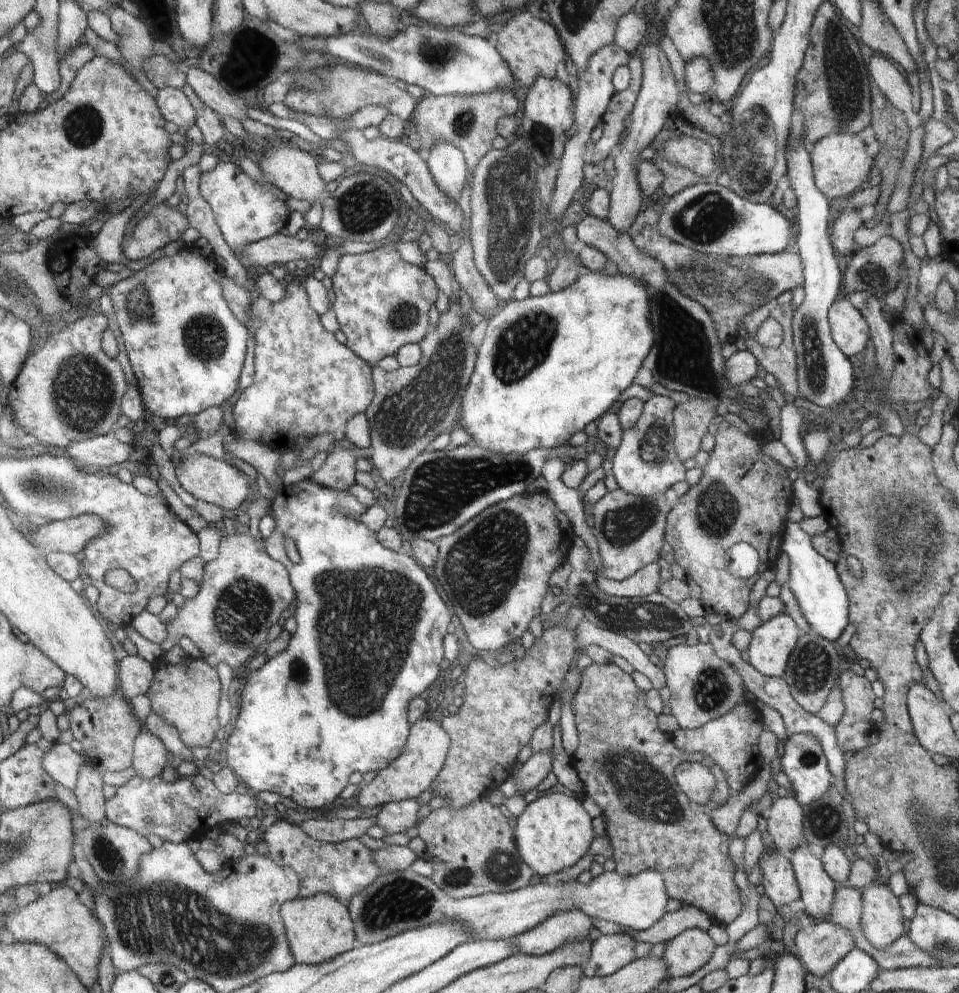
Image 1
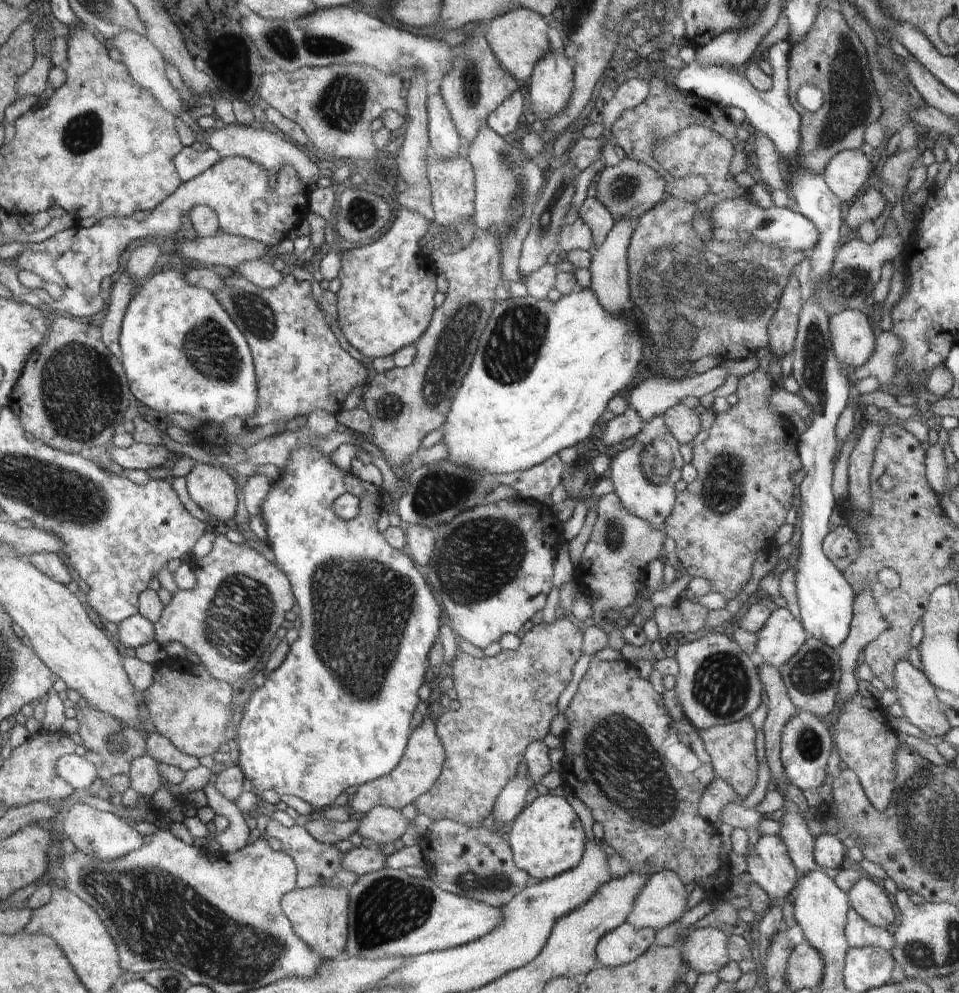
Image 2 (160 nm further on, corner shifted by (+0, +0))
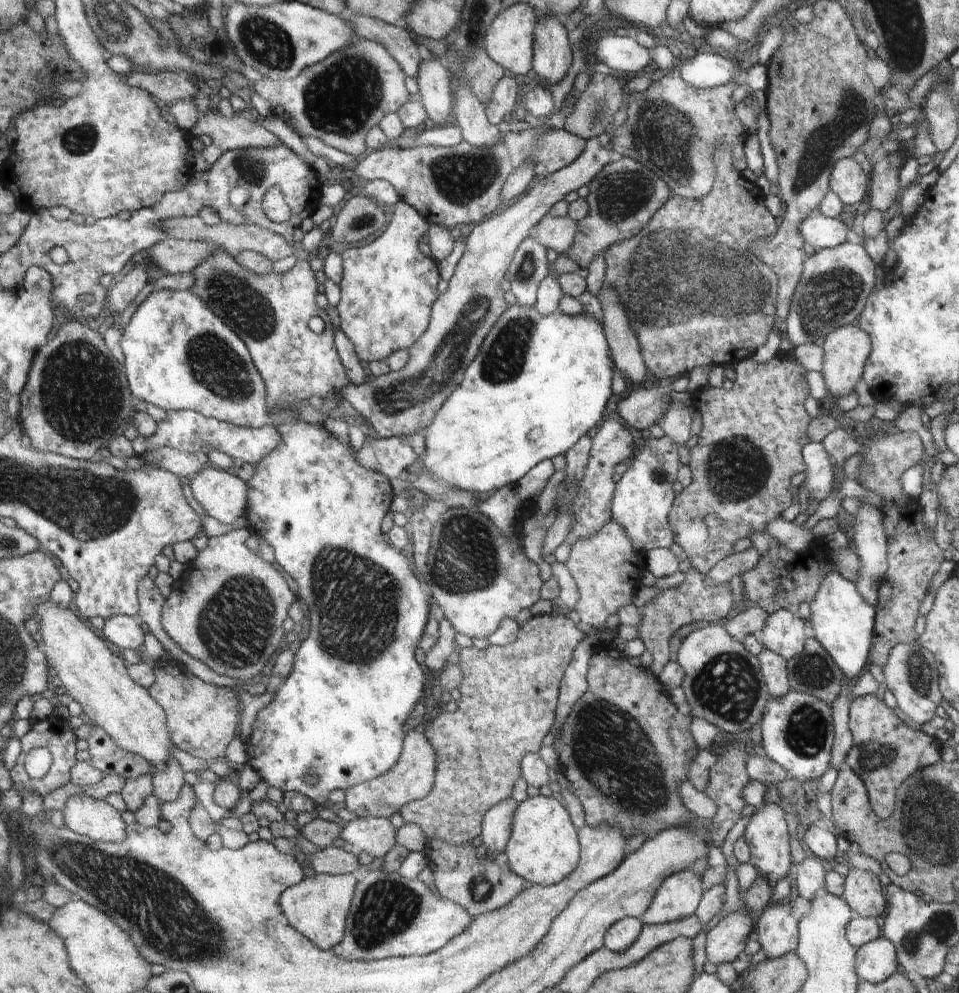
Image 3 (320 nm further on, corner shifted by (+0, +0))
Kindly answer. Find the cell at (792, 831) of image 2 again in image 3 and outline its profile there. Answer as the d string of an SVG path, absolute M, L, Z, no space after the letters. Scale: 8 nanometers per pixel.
M806 858L802 862L794 863L799 894L809 901L827 893L824 866L820 861L818 858Z

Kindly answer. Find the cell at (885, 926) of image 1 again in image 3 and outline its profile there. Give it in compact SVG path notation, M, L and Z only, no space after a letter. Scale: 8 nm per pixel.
M842 869L843 899L853 914L881 920L887 908L884 886L878 875L863 869Z

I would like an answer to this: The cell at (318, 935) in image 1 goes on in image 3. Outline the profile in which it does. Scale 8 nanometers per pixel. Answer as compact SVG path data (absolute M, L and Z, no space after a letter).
M352 873L341 875L315 874L286 888L279 898L282 912L289 922L322 950L330 951L342 941L344 923L350 902L356 892L356 878Z

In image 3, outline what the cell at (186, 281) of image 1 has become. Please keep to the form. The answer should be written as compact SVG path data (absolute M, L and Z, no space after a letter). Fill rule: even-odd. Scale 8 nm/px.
M162 289L152 292L138 307L130 323L123 330L120 344L125 358L123 365L125 366L126 378L129 379L130 390L133 391L134 396L138 400L144 400L144 402L163 408L166 412L191 410L241 427L252 427L255 429L274 427L280 437L278 446L253 464L254 474L247 481L249 485L249 504L248 509L246 509L246 518L250 530L264 538L272 546L276 564L279 568L285 570L290 578L298 584L298 590L300 590L298 596L303 603L304 609L308 610L306 604L310 606L312 624L310 624L310 636L304 638L302 646L297 643L293 647L295 658L292 672L283 683L279 684L270 704L256 716L250 740L246 743L247 761L270 786L276 786L283 792L287 790L301 792L304 796L311 798L317 807L326 802L328 794L332 790L338 790L338 788L346 790L350 786L388 772L397 764L398 757L401 756L401 748L405 738L405 733L402 731L404 721L411 712L421 708L421 705L418 704L418 698L420 698L422 688L424 688L424 674L422 674L422 668L416 664L415 648L418 646L418 641L424 632L424 628L426 628L432 600L430 594L424 592L423 586L420 586L420 582L416 580L408 560L400 552L396 552L394 547L388 546L384 542L384 538L382 538L380 524L382 524L382 518L386 516L386 512L388 512L388 508L392 504L392 485L388 484L386 476L381 472L375 473L360 466L358 462L352 462L352 450L348 450L346 445L339 442L338 438L329 433L327 429L323 429L323 426L307 423L299 419L299 416L301 416L299 407L273 409L267 401L265 382L257 369L257 365L253 362L252 355L249 353L249 347L246 348L246 344L191 290L169 291L168 289ZM310 772L314 772L318 778L315 784L308 784L304 780L304 776L308 776Z

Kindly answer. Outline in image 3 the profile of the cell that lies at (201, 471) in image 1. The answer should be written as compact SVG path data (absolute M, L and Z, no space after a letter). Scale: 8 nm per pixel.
M213 465L193 476L190 484L194 498L208 512L208 516L213 516L222 524L234 524L244 514L247 509L246 485L238 476L232 476L232 472L228 474L223 468Z

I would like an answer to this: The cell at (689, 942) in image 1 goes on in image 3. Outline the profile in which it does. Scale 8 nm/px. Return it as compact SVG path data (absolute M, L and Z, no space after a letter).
M746 907L728 913L719 920L706 935L707 960L714 966L736 960L746 948L748 932L752 934L752 926L756 925L754 922L752 913Z

